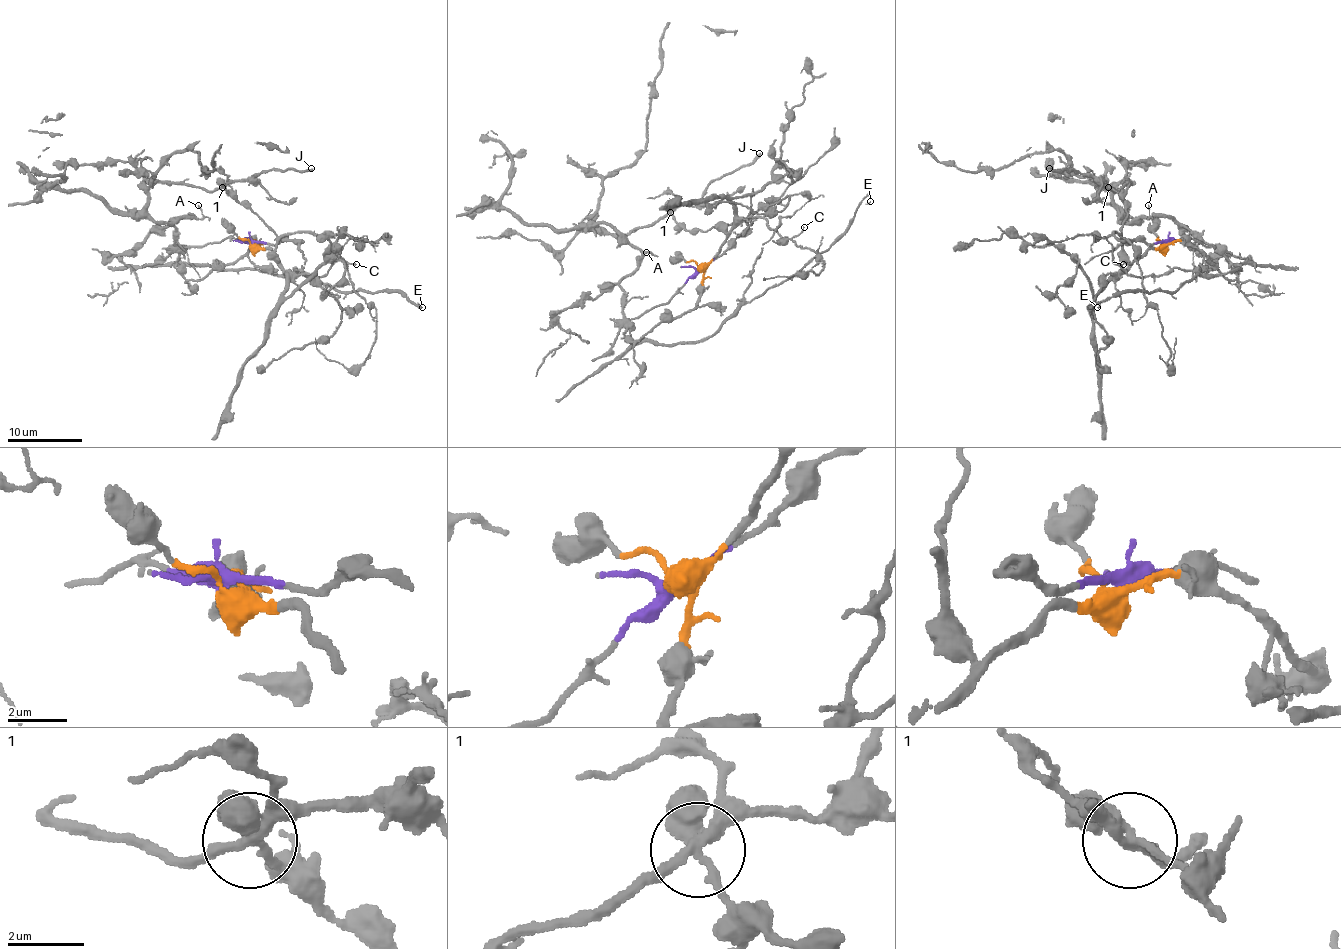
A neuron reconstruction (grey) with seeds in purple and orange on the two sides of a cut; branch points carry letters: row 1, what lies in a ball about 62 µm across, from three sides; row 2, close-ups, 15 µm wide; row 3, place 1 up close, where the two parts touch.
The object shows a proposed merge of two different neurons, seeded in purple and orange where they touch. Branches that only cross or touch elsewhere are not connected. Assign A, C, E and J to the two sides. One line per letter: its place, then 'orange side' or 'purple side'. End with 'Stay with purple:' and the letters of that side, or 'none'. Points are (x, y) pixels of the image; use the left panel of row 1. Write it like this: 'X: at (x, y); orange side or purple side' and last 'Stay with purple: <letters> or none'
A: at (198, 205); purple side
C: at (356, 264); orange side
E: at (422, 307); orange side
J: at (311, 168); purple side
Stay with purple: A, J

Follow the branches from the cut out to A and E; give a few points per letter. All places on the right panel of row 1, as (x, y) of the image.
A: (1165, 244), (1191, 237), (1214, 246), (1202, 242), (1188, 227), (1165, 216), (1149, 218), (1149, 205)
E: (1165, 244), (1188, 240), (1229, 280), (1238, 276), (1240, 265), (1199, 274), (1176, 291), (1126, 291), (1096, 307)

